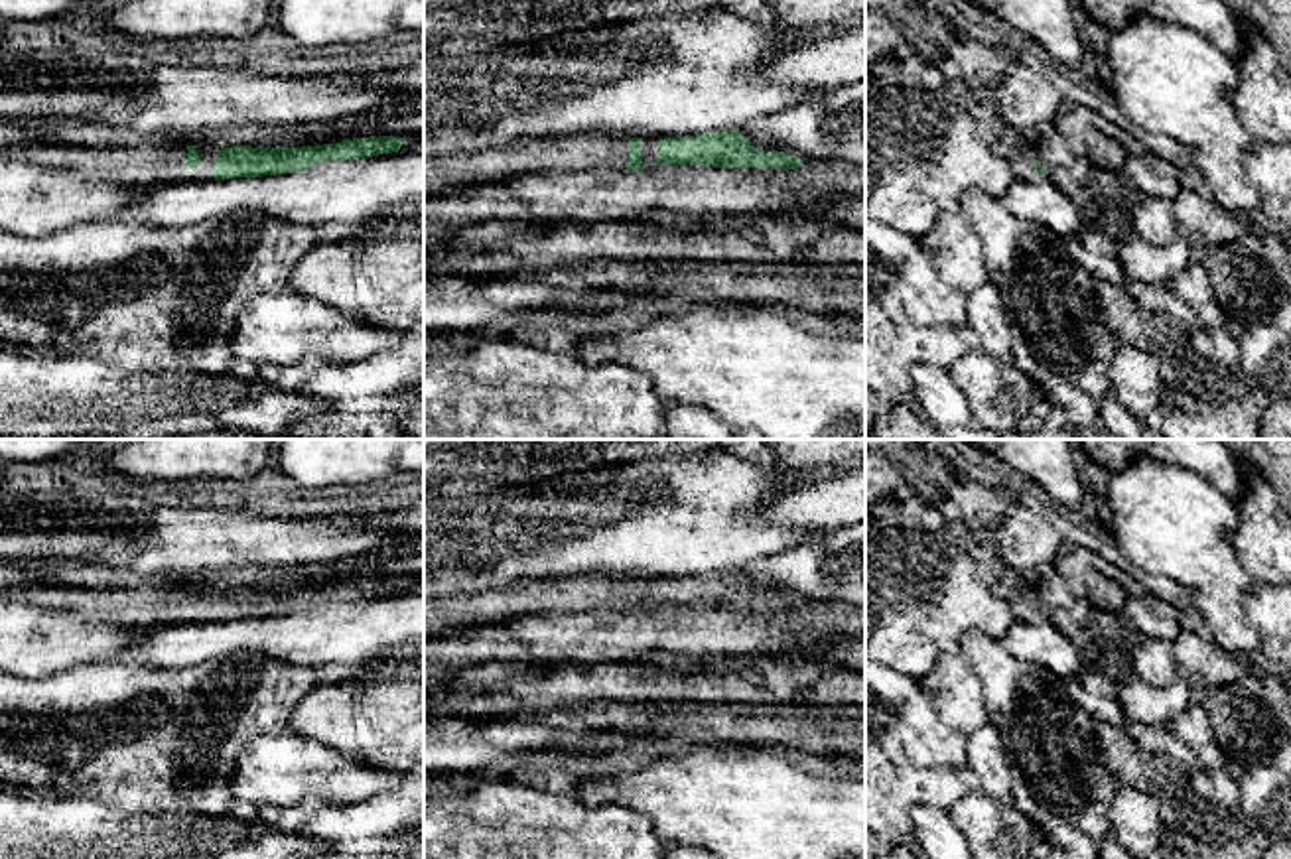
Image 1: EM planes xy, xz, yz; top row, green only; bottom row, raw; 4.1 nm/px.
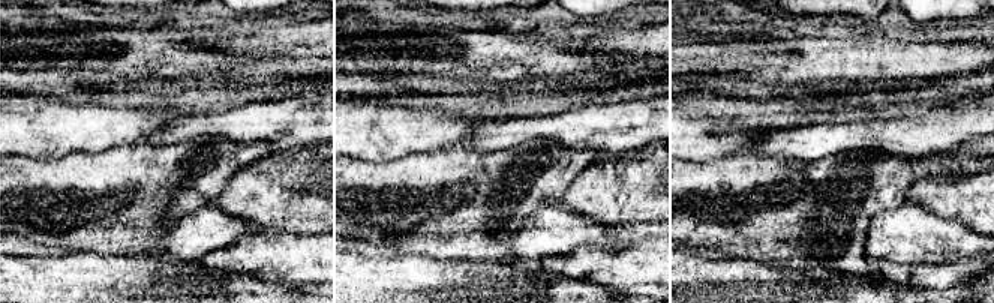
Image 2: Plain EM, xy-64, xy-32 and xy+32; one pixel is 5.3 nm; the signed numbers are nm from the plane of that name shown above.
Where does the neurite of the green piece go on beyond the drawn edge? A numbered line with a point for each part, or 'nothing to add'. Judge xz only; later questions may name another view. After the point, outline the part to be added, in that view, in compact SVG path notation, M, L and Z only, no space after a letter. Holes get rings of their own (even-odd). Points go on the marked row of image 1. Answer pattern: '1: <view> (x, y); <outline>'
1: xz (649, 146); M676 136L643 138L639 148L643 152L645 169L652 167L660 160L658 144L662 138L676 138Z

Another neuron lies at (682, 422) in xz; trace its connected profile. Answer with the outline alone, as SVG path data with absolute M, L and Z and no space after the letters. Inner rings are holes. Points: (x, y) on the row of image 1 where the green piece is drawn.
M666 402L666 430L660 439L735 439L735 431L706 408Z

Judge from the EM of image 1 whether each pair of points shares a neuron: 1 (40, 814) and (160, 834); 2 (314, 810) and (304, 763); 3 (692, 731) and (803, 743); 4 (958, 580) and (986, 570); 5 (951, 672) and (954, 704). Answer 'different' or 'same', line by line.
1: same
2: different
3: same
4: different
5: same

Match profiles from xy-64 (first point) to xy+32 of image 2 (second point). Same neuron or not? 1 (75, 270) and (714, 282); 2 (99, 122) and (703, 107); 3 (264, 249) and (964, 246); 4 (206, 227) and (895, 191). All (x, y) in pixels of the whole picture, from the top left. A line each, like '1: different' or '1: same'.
1: same
2: different
3: different
4: different

